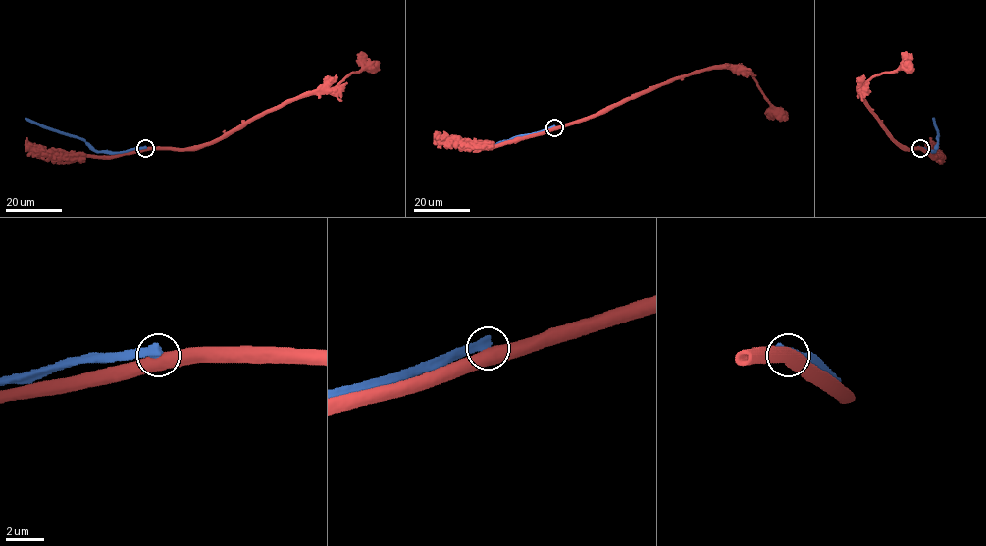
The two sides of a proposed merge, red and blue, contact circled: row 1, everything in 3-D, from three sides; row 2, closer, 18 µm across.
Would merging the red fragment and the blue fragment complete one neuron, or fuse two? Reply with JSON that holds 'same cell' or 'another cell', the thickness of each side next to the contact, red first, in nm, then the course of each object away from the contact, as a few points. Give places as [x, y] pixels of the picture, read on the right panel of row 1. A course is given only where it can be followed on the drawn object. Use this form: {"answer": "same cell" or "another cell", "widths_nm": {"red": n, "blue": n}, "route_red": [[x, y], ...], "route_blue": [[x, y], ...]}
{"answer": "another cell", "widths_nm": {"red": 550, "blue": 600}, "route_red": [[920, 148], [906, 148], [900, 145], [860, 96], [863, 86], [876, 74], [894, 73], [908, 62]], "route_blue": [[920, 148], [927, 152], [934, 151], [937, 130], [933, 118]]}

